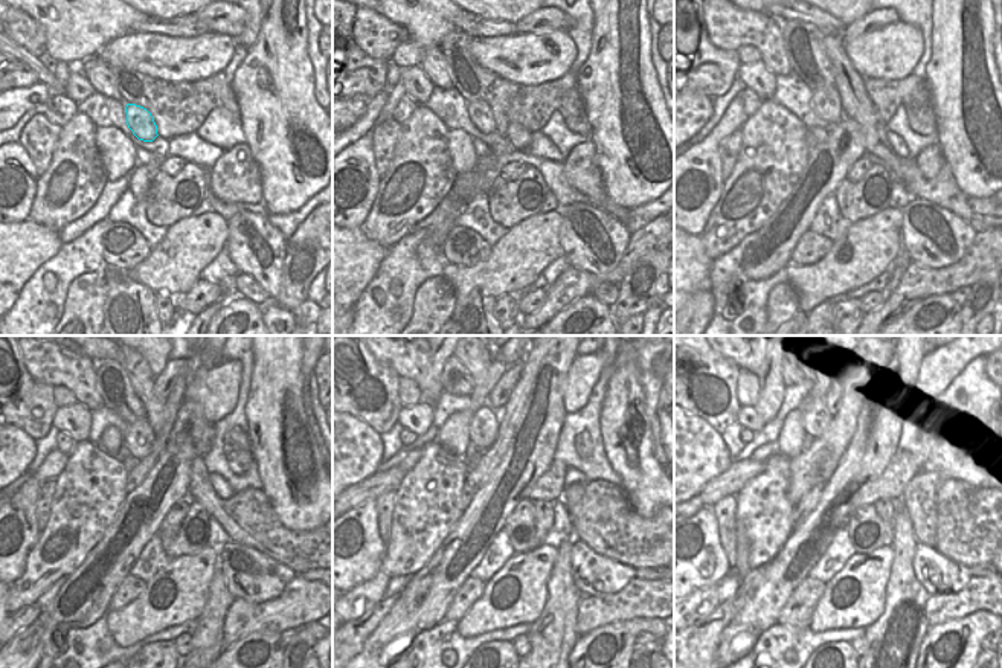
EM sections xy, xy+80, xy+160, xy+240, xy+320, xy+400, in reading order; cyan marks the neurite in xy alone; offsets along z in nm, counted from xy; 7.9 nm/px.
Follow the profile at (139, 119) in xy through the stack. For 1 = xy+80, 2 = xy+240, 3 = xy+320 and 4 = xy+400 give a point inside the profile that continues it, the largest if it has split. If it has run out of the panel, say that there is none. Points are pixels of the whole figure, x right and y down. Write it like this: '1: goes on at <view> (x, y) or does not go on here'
1: goes on at xy+80 (479, 112)
2: goes on at xy+240 (139, 436)
3: goes on at xy+320 (484, 426)
4: goes on at xy+400 (818, 415)

